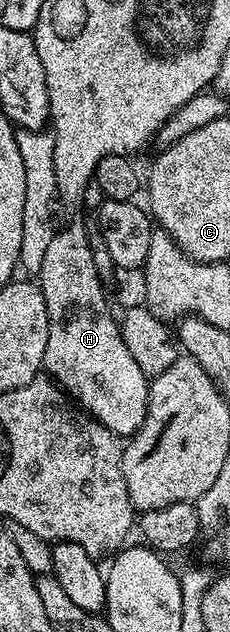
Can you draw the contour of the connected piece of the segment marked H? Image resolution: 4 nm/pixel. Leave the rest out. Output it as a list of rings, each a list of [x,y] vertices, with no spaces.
[[[84,219],[71,221],[63,230],[58,229],[56,234],[50,238],[47,248],[45,248],[44,263],[41,264],[37,275],[37,284],[45,296],[46,310],[50,316],[51,324],[49,330],[49,340],[46,341],[45,356],[43,357],[44,369],[48,375],[62,388],[64,391],[91,417],[98,419],[99,422],[105,424],[110,431],[118,434],[120,437],[128,437],[139,430],[140,425],[144,422],[145,412],[147,411],[148,385],[149,380],[141,372],[141,368],[137,366],[137,362],[133,360],[133,356],[129,356],[129,350],[125,346],[123,334],[119,330],[118,321],[113,318],[107,300],[105,298],[105,288],[100,283],[97,269],[95,268],[89,241],[86,234],[86,221]]]

